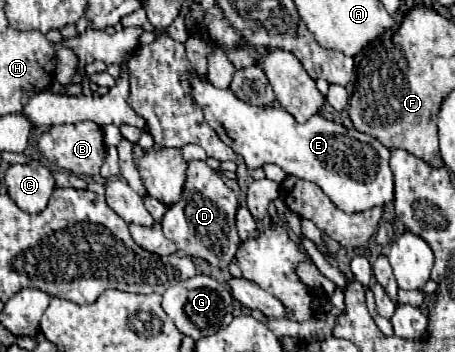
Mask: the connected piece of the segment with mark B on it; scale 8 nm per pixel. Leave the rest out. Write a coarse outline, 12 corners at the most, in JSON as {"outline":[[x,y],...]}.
{"outline":[[93,121],[53,125],[39,151],[75,175],[99,175],[103,131]]}

